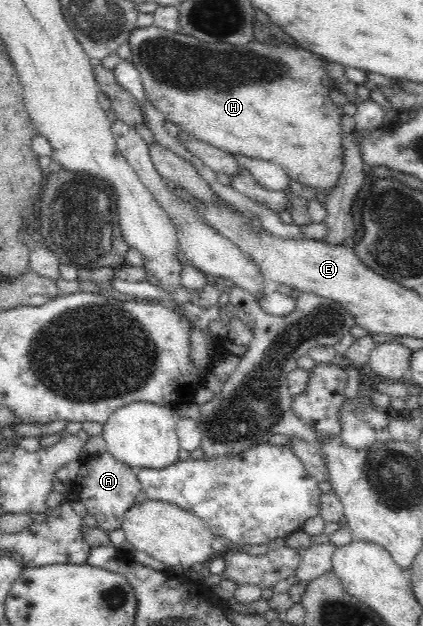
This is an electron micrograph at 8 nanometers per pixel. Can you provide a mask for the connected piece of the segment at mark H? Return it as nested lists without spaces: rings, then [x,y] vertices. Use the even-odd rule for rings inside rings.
[[[155,25],[137,27],[126,42],[130,48],[127,60],[140,73],[145,100],[162,113],[164,120],[230,154],[277,164],[291,179],[318,191],[330,191],[336,186],[342,172],[340,118],[344,112],[341,105],[328,97],[333,85],[322,69],[324,62],[319,55],[283,41],[278,41],[277,45],[254,41],[236,46],[226,42],[202,42],[194,36],[168,32]]]

